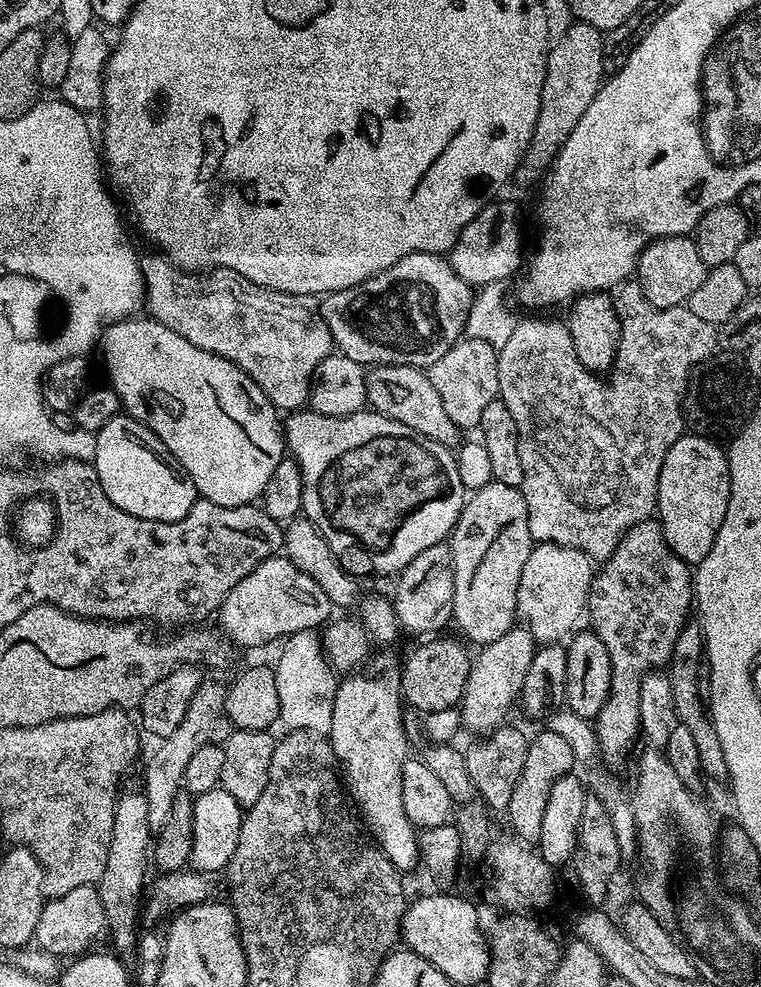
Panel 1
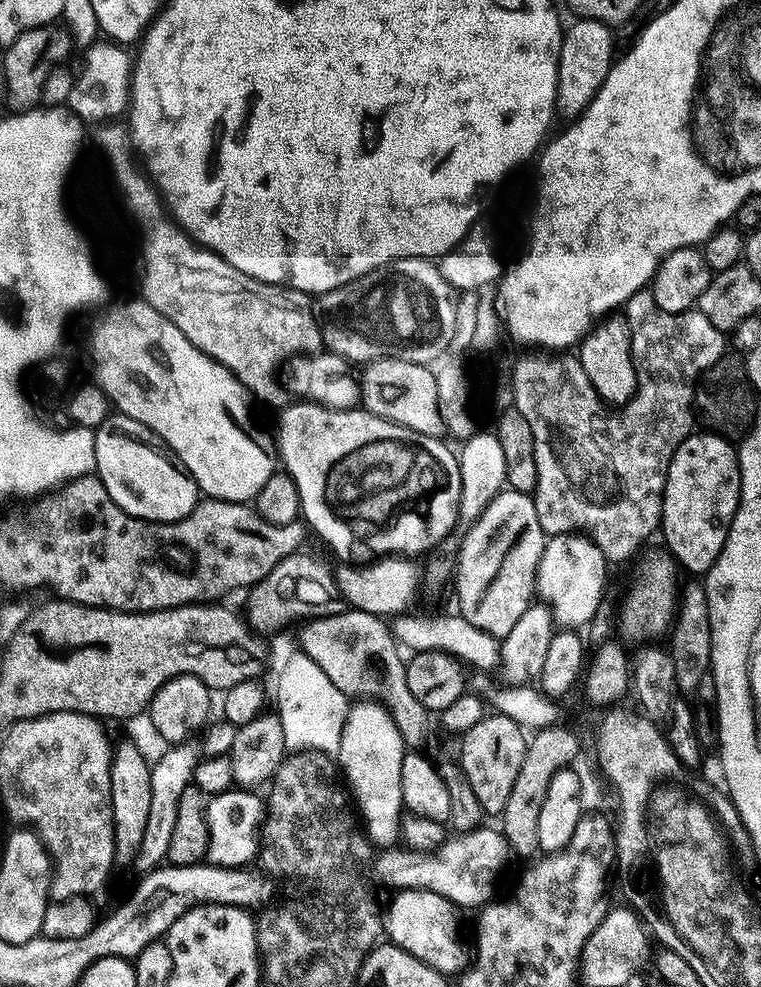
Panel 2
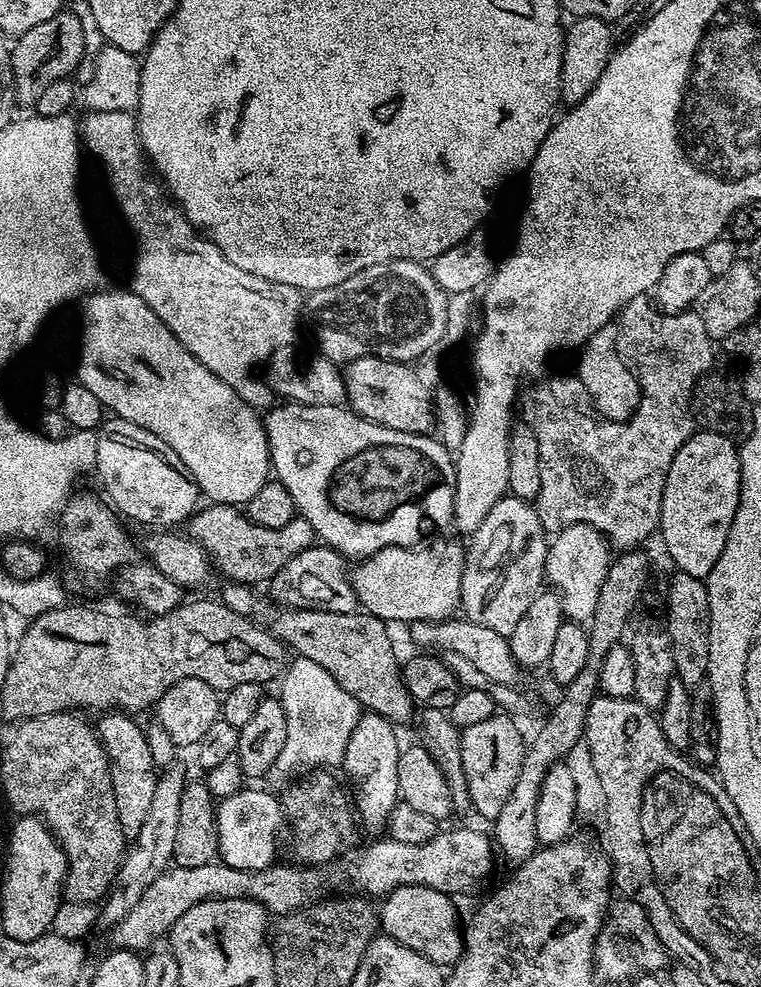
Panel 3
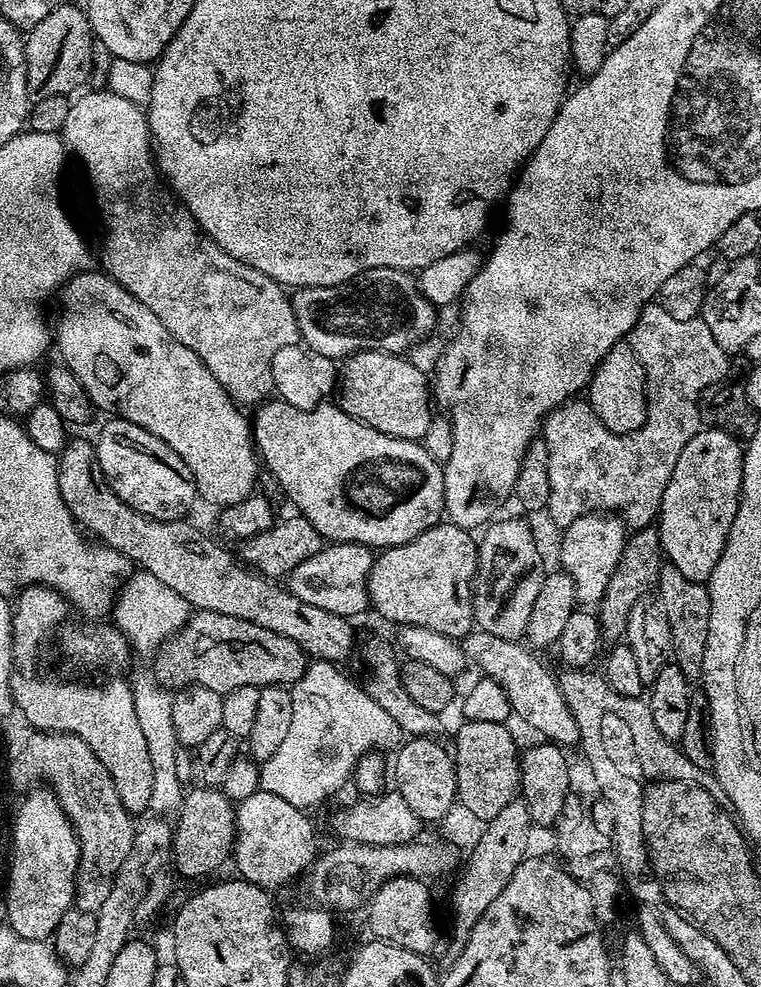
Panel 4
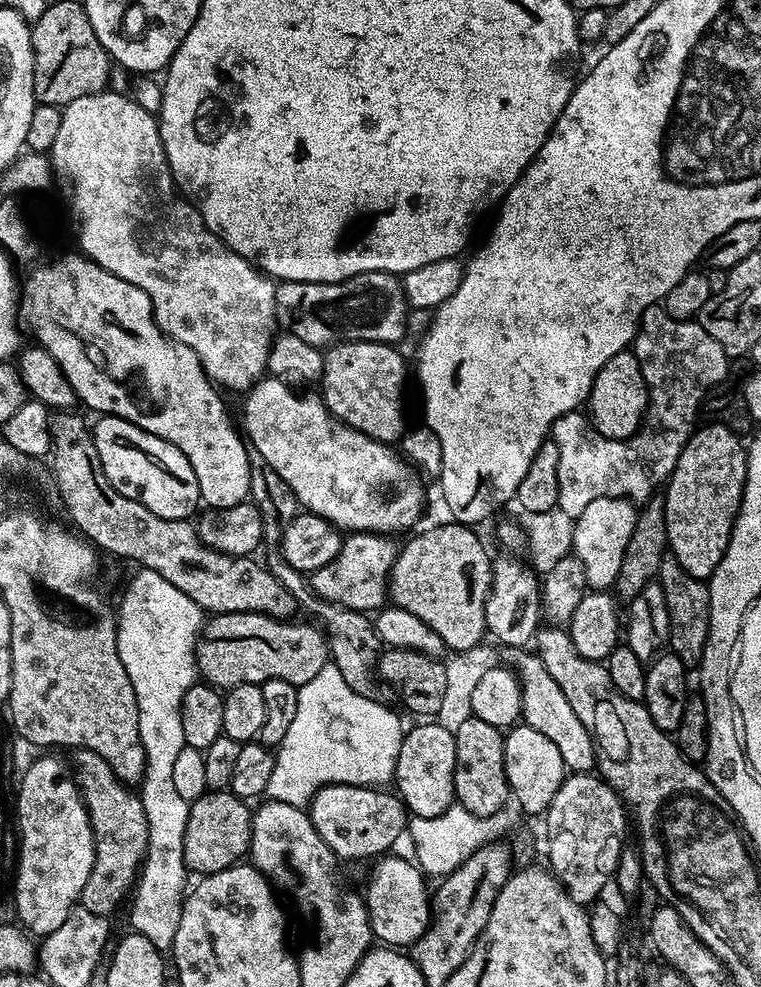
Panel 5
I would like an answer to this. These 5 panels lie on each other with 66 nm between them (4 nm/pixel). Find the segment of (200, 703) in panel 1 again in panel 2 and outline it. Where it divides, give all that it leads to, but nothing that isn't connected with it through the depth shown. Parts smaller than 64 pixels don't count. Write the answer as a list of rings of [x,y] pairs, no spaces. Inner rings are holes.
[[[176,742],[171,745],[169,752],[161,754],[152,764],[150,774],[150,815],[146,821],[146,834],[142,838],[142,846],[136,851],[134,868],[140,874],[152,871],[163,865],[168,859],[170,837],[174,831],[174,821],[178,814],[178,802],[182,799],[182,790],[193,783],[196,765],[202,759],[202,752],[192,742]]]

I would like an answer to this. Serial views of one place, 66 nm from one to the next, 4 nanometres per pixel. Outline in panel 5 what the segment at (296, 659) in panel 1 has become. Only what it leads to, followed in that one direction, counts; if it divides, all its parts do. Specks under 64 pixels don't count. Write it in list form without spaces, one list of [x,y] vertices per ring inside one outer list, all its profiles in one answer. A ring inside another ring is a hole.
[[[332,662],[318,670],[310,682],[299,685],[296,693],[298,711],[286,738],[275,749],[274,774],[264,791],[268,800],[304,808],[311,805],[317,790],[328,784],[384,786],[395,777],[404,732],[387,703],[355,693]]]

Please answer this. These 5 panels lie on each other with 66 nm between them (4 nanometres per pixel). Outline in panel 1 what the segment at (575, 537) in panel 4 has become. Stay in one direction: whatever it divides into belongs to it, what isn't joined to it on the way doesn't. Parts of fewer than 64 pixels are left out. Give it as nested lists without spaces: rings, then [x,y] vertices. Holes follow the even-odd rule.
[[[536,544],[533,547],[530,558],[526,558],[526,566],[522,566],[516,615],[521,621],[528,620],[524,622],[537,645],[563,641],[577,627],[575,624],[582,620],[588,606],[593,575],[594,561],[582,550],[557,544]]]

